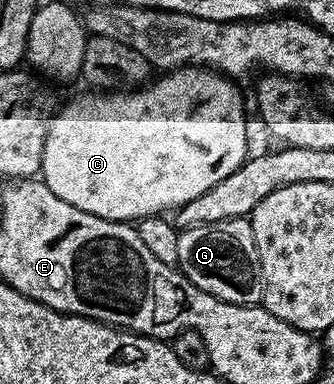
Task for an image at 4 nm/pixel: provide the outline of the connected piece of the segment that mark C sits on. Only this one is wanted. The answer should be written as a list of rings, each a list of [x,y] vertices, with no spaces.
[[[193,64],[161,73],[159,77],[161,78],[157,82],[152,80],[127,92],[88,92],[92,94],[84,94],[81,98],[74,99],[69,104],[68,110],[61,109],[53,117],[42,152],[40,174],[43,182],[50,188],[50,192],[54,192],[54,196],[62,196],[66,204],[74,204],[74,208],[82,208],[82,212],[90,212],[106,220],[132,224],[139,219],[149,218],[152,214],[163,215],[168,212],[164,210],[171,211],[173,208],[182,207],[196,197],[202,196],[202,192],[210,192],[210,188],[214,188],[218,180],[226,180],[230,172],[234,172],[249,158],[248,122],[244,119],[244,98],[236,87],[239,85],[233,79],[225,77],[216,69]]]

